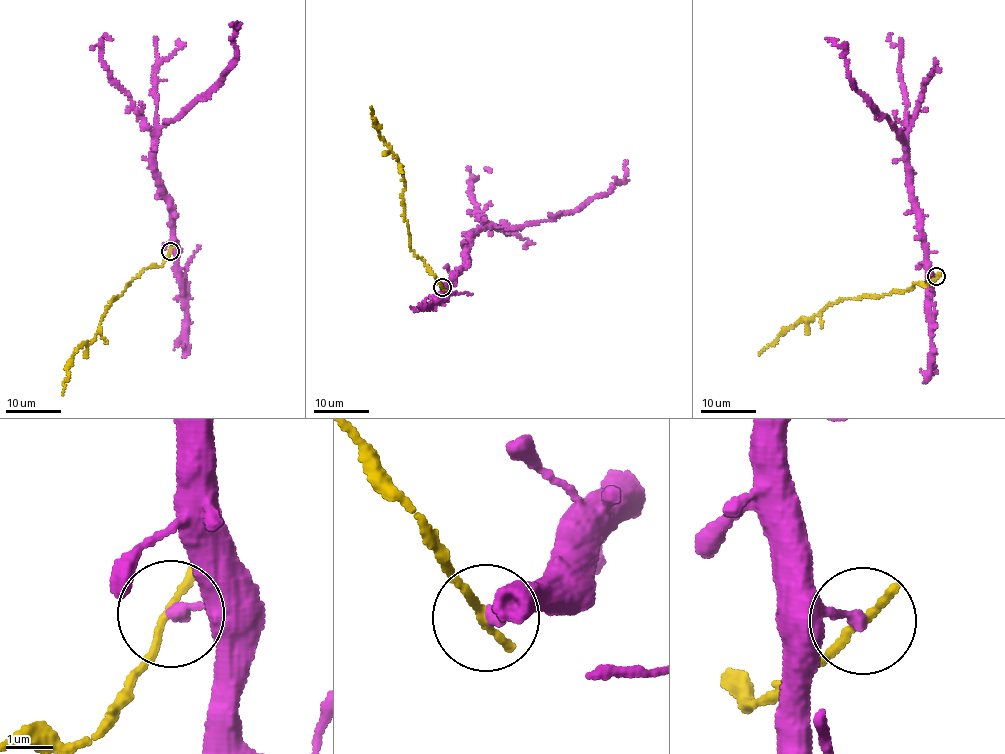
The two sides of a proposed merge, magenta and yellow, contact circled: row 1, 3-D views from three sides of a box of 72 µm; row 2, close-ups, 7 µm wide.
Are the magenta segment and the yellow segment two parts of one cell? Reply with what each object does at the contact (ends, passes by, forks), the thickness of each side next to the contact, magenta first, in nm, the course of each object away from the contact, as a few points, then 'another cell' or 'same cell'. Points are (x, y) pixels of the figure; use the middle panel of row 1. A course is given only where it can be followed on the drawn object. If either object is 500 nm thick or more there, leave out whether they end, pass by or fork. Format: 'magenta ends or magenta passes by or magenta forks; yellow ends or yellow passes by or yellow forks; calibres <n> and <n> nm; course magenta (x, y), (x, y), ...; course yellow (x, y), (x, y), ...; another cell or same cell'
magenta ends; yellow ends; calibres 240 and 190 nm; course magenta (442, 287), (467, 263), (469, 242), (474, 235), (485, 228), (528, 226), (575, 211), (622, 180), (625, 161); course yellow (442, 287), (424, 259), (409, 246), (402, 199), (402, 169), (374, 123), (371, 106); another cell

